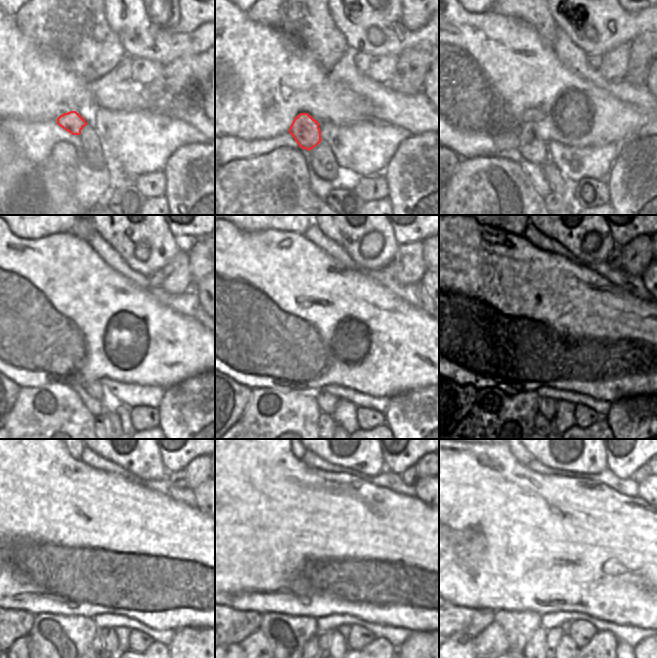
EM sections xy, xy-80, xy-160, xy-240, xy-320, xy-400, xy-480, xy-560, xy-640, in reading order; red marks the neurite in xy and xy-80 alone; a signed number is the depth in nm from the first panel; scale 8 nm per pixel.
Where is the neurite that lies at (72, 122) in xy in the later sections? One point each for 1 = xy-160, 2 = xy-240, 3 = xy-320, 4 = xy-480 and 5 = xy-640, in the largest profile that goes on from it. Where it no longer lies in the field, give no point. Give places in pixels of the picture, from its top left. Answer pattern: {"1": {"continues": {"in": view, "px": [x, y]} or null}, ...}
{"1": {"continues": {"in": "xy-160", "px": [531, 148]}}, "2": {"continues": {"in": "xy-240", "px": [94, 388]}}, "3": {"continues": {"in": "xy-320", "px": [326, 402]}}, "4": {"continues": {"in": "xy-480", "px": [108, 635]}}, "5": {"continues": {"in": "xy-640", "px": [565, 642]}}}

